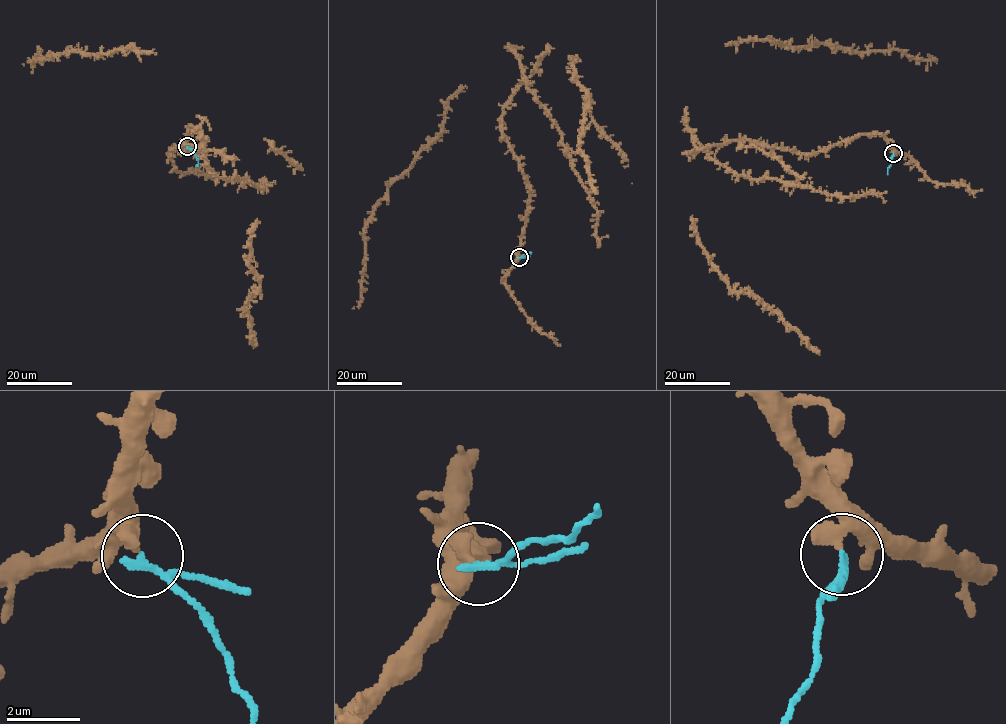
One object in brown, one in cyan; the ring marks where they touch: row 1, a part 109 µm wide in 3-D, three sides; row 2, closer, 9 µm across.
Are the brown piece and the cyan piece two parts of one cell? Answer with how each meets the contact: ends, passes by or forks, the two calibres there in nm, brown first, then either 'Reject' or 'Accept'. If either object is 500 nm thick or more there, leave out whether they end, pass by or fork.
Thickness 500 nm (brown) against 180 nm. Reject

